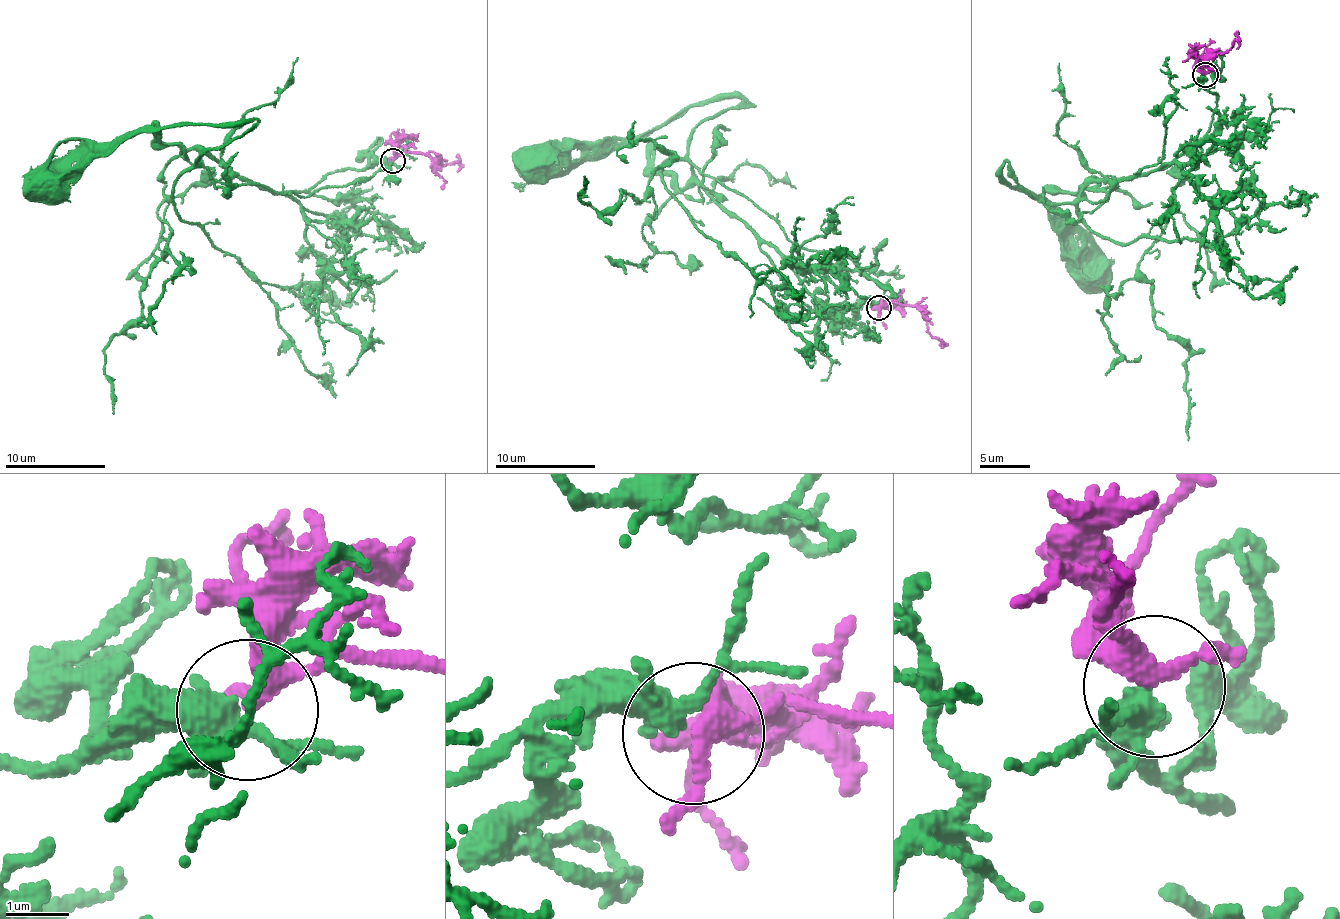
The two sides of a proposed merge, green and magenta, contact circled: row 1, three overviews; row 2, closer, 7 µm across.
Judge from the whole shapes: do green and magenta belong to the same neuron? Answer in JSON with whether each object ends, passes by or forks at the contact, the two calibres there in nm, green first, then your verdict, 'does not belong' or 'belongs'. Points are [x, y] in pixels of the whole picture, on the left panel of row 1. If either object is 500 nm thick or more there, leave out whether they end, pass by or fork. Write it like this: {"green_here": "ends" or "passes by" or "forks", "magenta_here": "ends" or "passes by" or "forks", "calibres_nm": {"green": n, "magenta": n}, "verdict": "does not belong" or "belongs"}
{"green_here": "forks", "magenta_here": "forks", "calibres_nm": {"green": 320, "magenta": 240}, "verdict": "belongs"}

